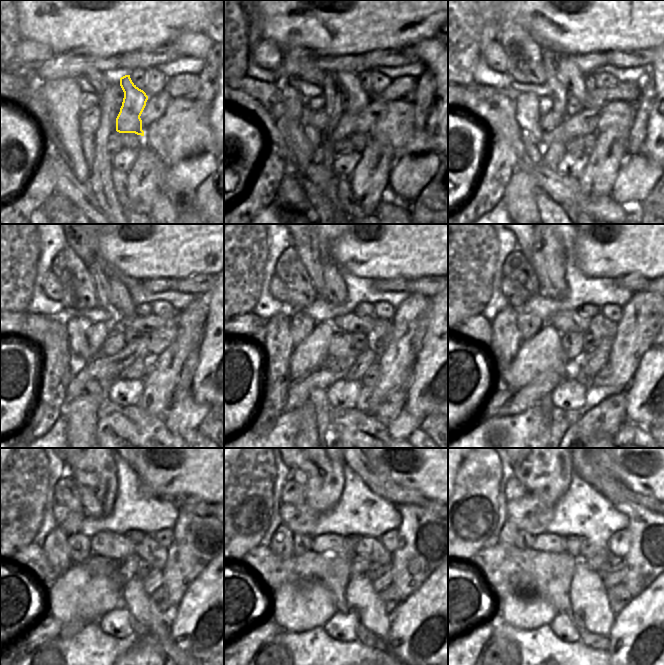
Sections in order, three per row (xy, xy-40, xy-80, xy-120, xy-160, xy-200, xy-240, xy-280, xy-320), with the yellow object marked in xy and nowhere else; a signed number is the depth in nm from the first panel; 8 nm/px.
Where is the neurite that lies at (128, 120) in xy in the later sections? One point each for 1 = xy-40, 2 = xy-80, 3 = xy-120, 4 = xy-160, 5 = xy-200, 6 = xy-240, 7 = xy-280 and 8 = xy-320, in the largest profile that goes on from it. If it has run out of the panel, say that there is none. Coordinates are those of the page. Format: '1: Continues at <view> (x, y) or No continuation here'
1: Continues at xy-40 (358, 98)
2: Continues at xy-80 (554, 64)
3: Continues at xy-120 (107, 286)
4: Continues at xy-160 (326, 276)
5: Continues at xy-200 (546, 254)
6: Continues at xy-240 (93, 468)
7: Continues at xy-280 (319, 468)
8: Continues at xy-320 (545, 468)

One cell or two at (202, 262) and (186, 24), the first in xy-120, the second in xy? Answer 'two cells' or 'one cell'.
one cell

